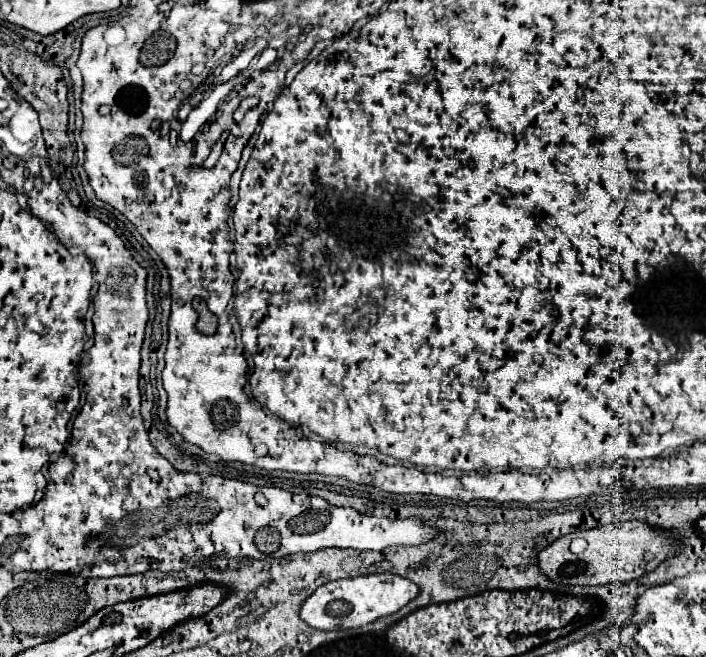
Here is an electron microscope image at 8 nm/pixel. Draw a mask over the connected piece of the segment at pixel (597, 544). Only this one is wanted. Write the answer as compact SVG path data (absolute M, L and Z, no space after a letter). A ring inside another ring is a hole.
M624 521L588 531L574 531L556 539L538 553L538 567L550 581L558 585L606 585L614 581L626 583L630 579L638 579L656 569L656 565L670 555L674 555L674 549L664 533L650 529L650 525L644 521ZM580 537L586 541L586 549L574 553L572 541Z

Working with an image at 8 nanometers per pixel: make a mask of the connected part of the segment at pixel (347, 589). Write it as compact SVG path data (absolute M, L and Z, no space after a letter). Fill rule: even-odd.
M394 573L380 575L362 575L354 579L338 579L326 585L320 585L300 607L300 619L314 629L338 631L338 629L356 629L368 625L380 617L392 615L402 609L408 601L418 595L418 587Z

